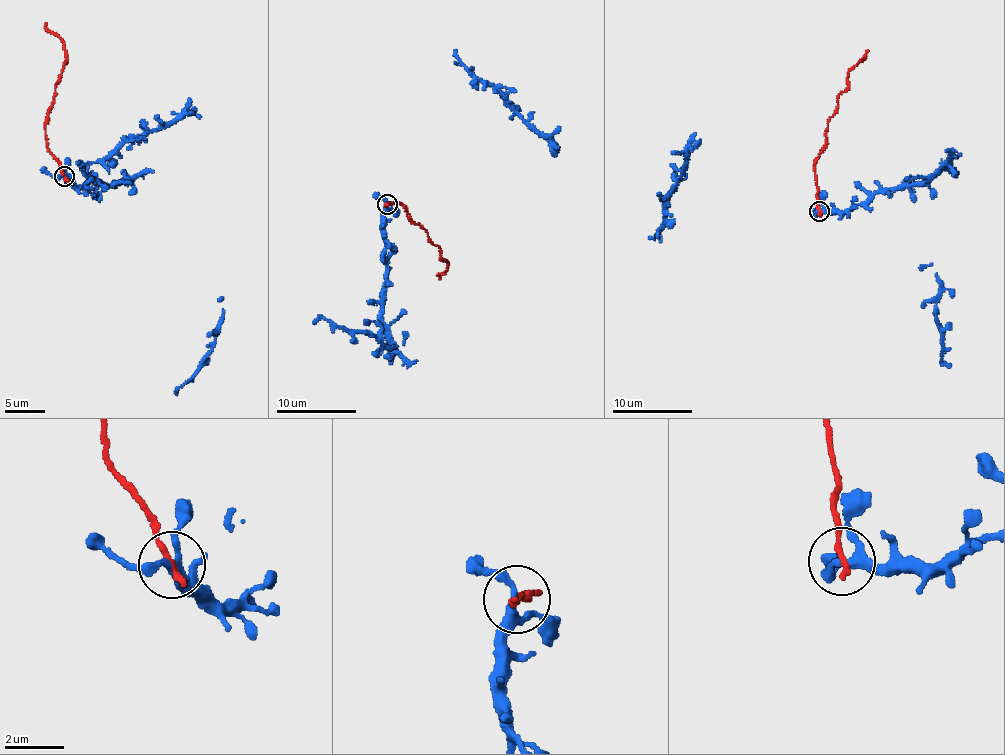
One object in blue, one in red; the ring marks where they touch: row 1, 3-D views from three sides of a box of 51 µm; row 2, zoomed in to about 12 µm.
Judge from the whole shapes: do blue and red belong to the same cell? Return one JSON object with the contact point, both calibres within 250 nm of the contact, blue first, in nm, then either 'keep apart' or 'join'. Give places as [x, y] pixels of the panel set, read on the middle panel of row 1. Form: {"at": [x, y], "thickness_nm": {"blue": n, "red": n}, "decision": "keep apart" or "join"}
{"at": [387, 204], "thickness_nm": {"blue": 220, "red": 240}, "decision": "keep apart"}

